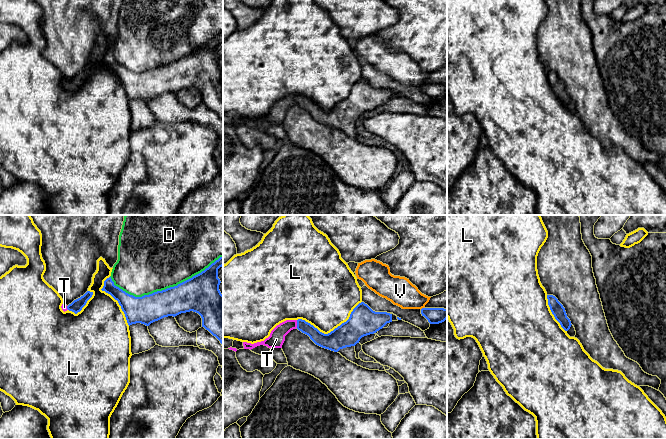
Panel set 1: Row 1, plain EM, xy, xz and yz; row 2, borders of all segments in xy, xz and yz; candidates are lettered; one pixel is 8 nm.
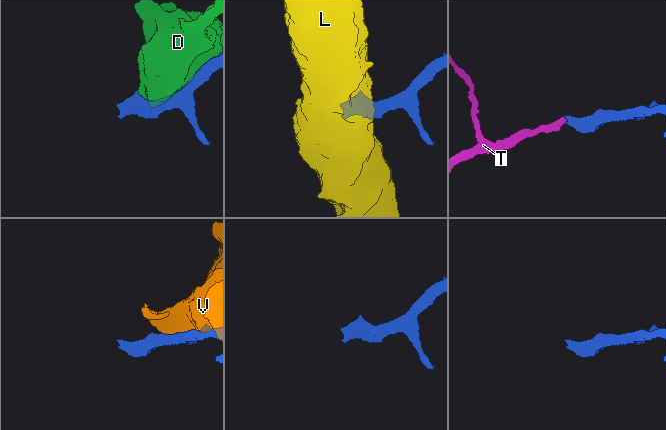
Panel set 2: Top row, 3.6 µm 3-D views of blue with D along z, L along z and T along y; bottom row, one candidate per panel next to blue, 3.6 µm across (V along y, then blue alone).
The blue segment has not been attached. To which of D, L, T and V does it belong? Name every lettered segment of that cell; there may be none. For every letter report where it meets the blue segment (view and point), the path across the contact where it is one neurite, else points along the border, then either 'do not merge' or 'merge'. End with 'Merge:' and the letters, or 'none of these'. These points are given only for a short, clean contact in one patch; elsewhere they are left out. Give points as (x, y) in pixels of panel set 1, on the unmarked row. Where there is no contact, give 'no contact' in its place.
D: xy (165, 65) | do not merge
L: xz (331, 107) | do not merge
T: xz (297, 100) | across xz (323, 116), (307, 104), (297, 100), (290, 100), (276, 115) | merge
V: xz (422, 84) | do not merge
Merge: T

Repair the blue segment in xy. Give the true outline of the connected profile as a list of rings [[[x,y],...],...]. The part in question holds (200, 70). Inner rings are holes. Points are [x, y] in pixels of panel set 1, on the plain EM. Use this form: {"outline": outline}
{"outline": [[[220,33],[208,44],[177,62],[157,67],[142,73],[130,71],[114,61],[111,53],[104,57],[101,65],[118,77],[125,90],[128,101],[141,99],[149,102],[151,99],[164,93],[177,92],[181,89],[196,88],[202,94],[202,103],[215,112],[223,122],[223,71],[219,66],[221,59],[218,54],[218,45],[223,42],[223,33]]]}

